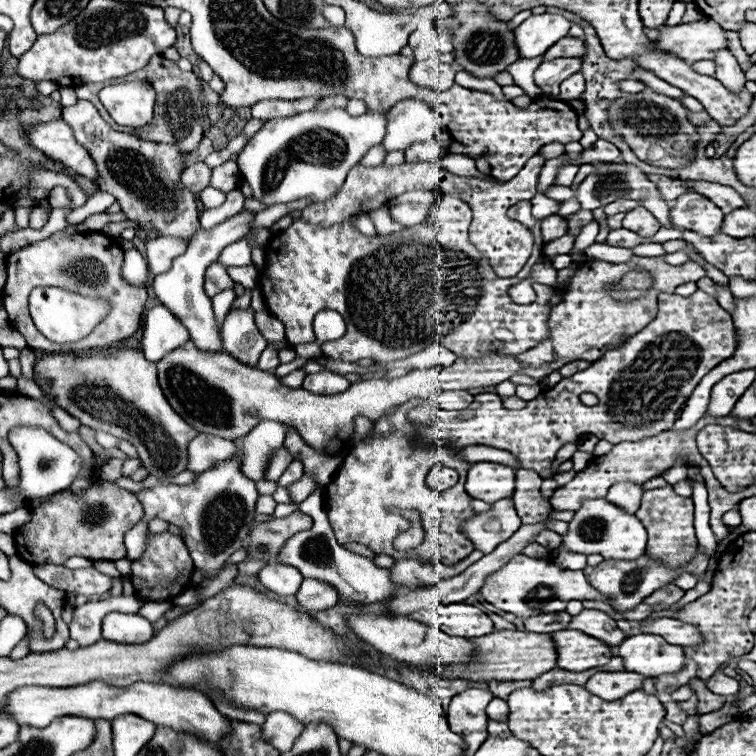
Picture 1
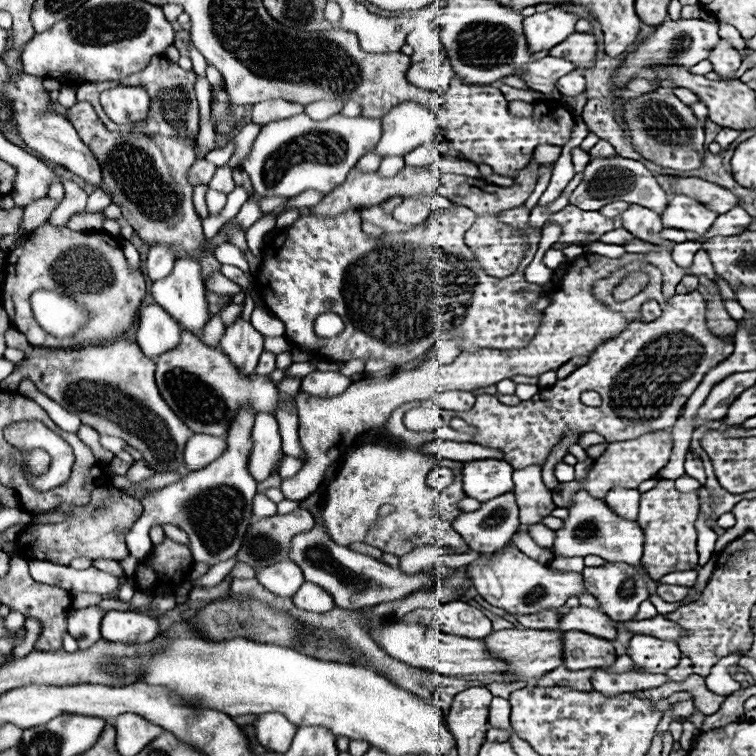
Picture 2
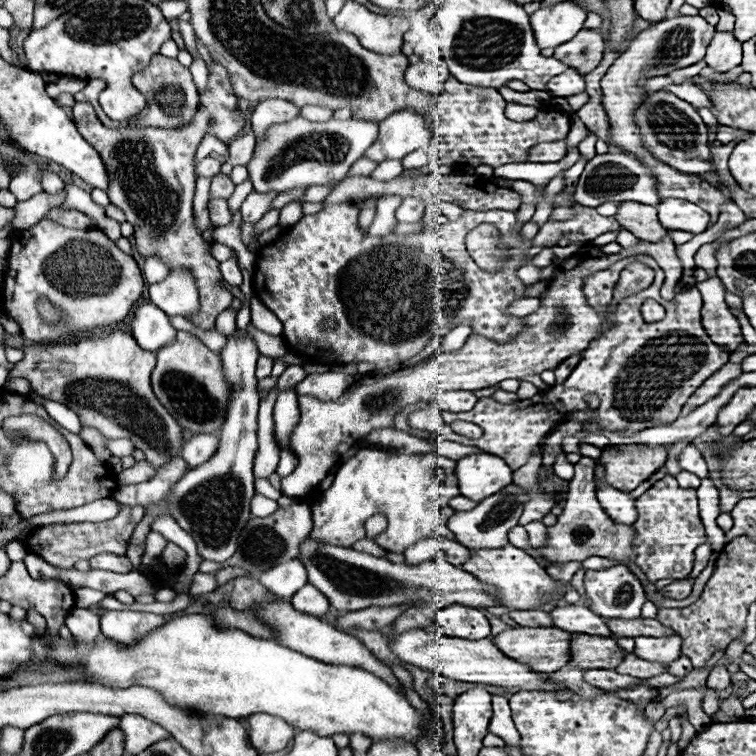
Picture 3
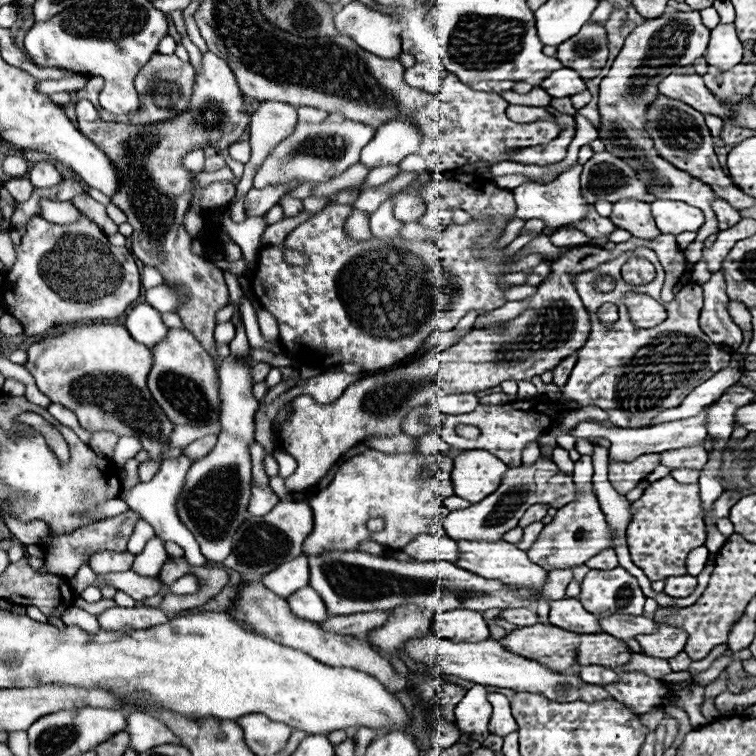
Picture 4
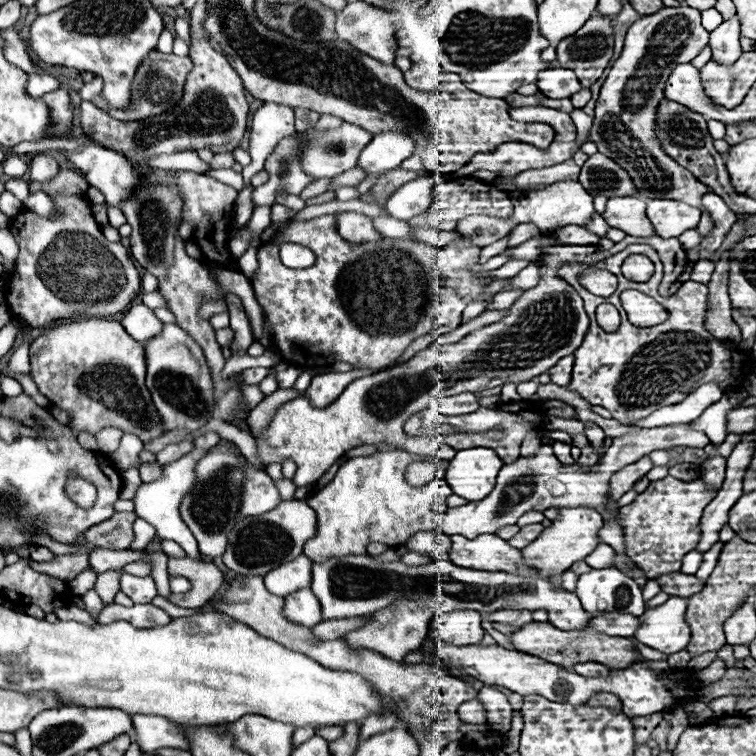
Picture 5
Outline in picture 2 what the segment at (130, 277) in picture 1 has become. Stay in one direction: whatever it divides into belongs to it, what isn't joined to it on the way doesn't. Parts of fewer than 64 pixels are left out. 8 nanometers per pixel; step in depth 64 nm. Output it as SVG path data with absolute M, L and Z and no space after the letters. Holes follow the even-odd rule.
M122 240L122 248L124 248L124 254L126 254L128 264L130 264L134 270L140 270L140 254L138 254L138 250L136 250L128 240Z

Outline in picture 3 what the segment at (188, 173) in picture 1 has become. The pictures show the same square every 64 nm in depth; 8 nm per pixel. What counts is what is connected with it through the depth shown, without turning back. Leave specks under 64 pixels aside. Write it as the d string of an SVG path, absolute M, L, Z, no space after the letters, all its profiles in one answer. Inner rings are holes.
M204 158L204 160L200 160L200 162L196 164L196 176L212 178L212 176L216 176L216 174L220 172L220 168L222 168L222 164L220 164L218 160L214 160L214 158Z

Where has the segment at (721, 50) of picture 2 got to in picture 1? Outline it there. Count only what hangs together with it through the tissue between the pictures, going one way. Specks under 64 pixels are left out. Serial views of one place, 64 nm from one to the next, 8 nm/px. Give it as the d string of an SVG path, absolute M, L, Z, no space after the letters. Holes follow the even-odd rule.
M730 50L718 52L718 56L716 56L716 74L714 76L734 94L740 94L744 90L744 84L746 84L744 72L740 70L740 66L738 66L738 62L732 56Z

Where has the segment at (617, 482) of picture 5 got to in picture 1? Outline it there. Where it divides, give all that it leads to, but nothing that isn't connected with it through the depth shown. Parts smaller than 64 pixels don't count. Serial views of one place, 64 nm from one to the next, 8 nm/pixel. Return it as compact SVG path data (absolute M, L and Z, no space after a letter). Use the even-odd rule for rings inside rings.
M702 416L692 428L676 432L676 430L666 430L660 432L658 436L652 438L644 438L640 442L620 442L612 448L612 452L594 458L582 472L576 474L576 478L566 484L564 488L554 490L554 496L550 498L550 504L554 510L572 510L576 512L584 500L592 500L592 498L604 498L608 494L608 488L612 486L612 482L618 480L630 480L630 482L638 482L644 484L650 478L660 476L662 472L670 470L678 458L682 456L682 464L684 466L696 466L696 448L694 448L694 436L696 432L704 426L704 424L714 424L718 418L716 416Z

